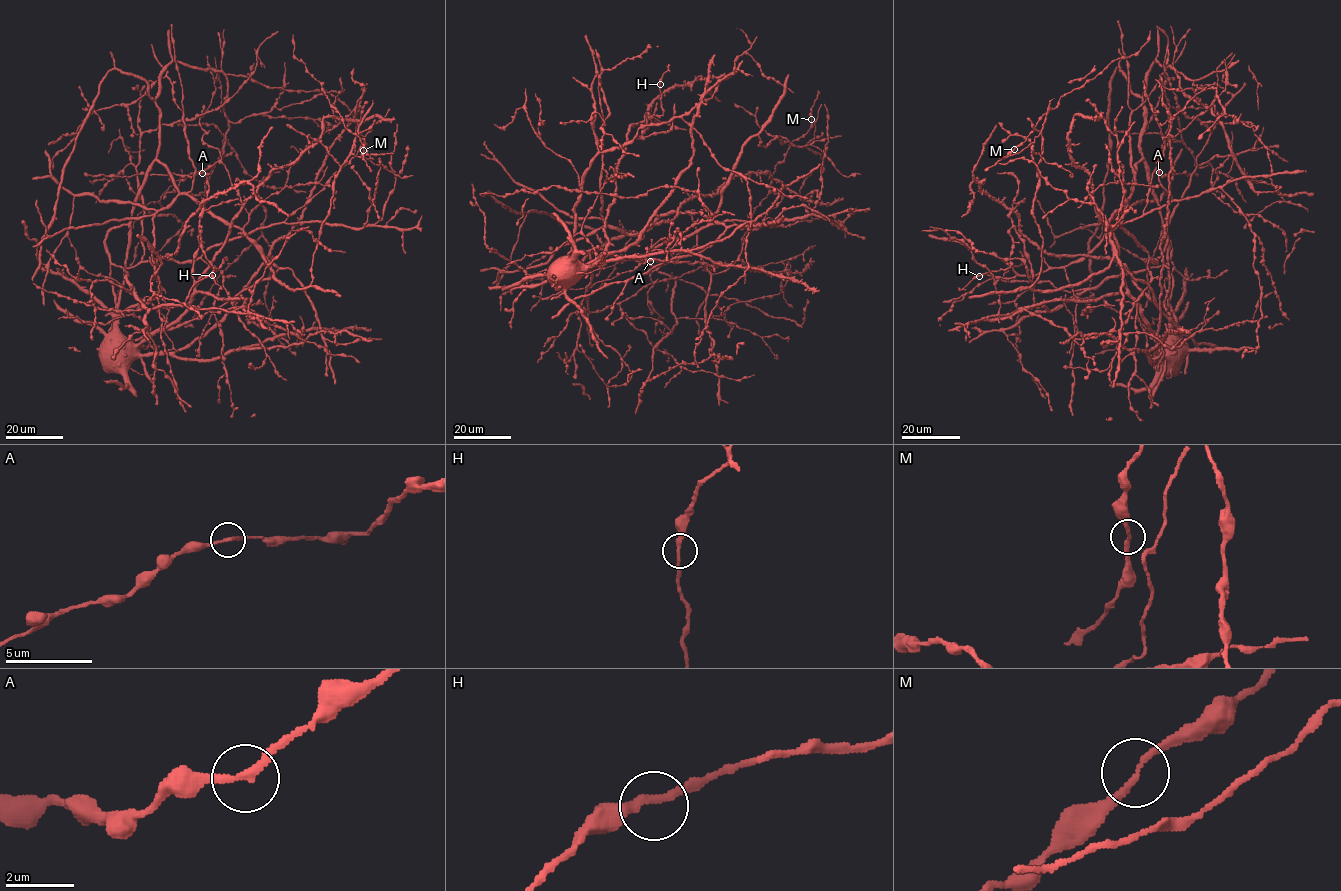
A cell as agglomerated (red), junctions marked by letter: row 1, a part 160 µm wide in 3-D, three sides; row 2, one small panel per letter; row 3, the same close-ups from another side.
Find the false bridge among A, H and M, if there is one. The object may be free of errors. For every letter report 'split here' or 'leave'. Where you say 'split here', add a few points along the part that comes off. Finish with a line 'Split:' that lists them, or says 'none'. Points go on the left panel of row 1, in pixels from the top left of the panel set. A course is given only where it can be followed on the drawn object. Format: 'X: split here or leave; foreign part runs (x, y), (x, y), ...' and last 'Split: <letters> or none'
A: leave
H: leave
M: leave
Split: none

